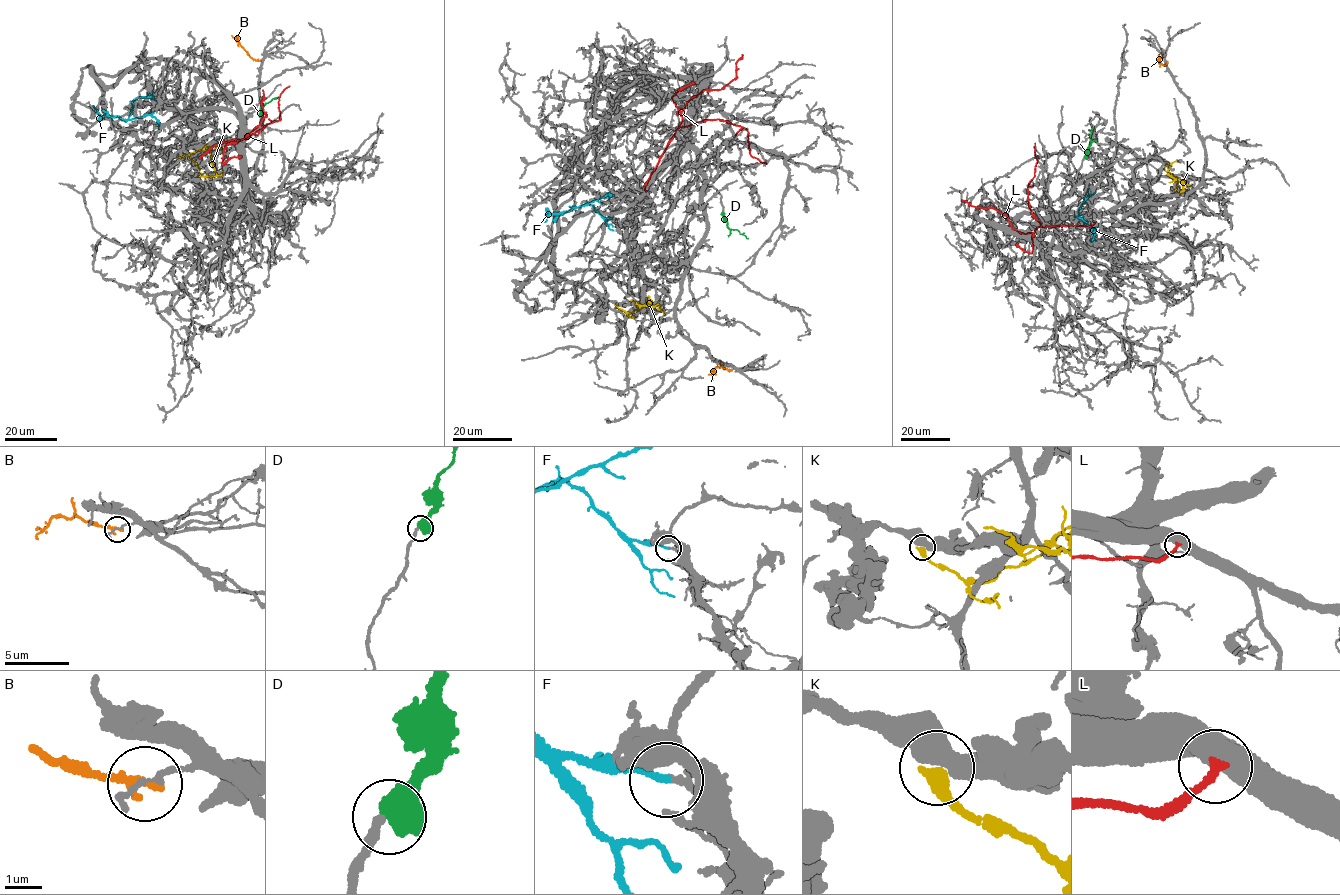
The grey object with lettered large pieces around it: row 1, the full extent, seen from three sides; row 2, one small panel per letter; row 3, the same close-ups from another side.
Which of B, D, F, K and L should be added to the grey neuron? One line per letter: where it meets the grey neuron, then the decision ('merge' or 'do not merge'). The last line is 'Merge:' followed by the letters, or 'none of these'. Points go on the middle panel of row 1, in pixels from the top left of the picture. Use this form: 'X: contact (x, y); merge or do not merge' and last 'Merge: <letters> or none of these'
B: contact (730, 370); do not merge
D: contact (723, 212); merge
F: contact (612, 219); do not merge
K: contact (616, 305); do not merge
L: contact (646, 191); do not merge
Merge: D

